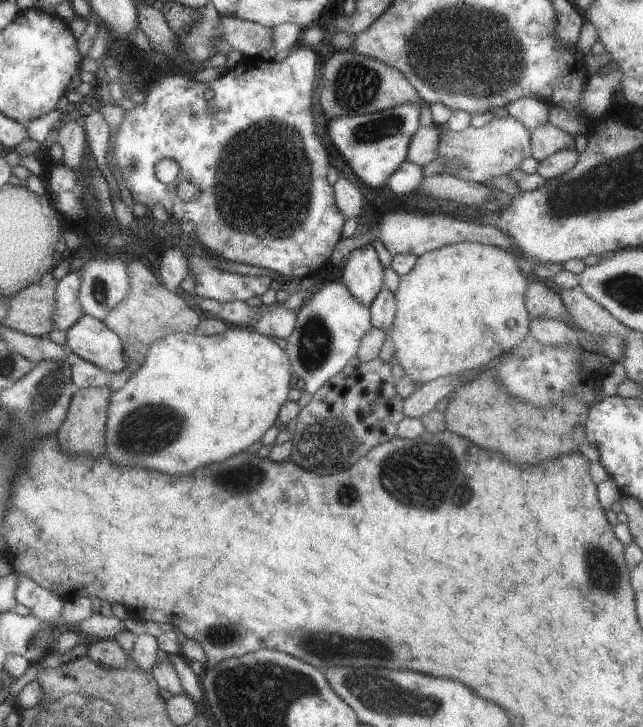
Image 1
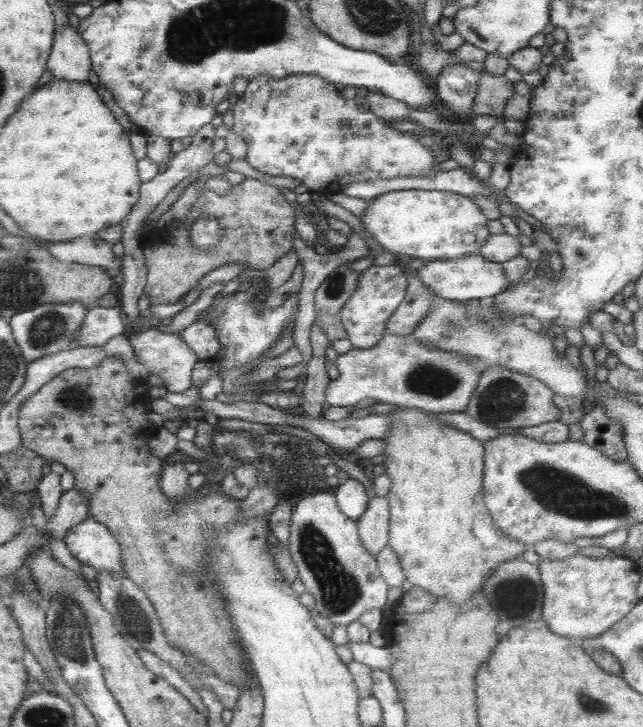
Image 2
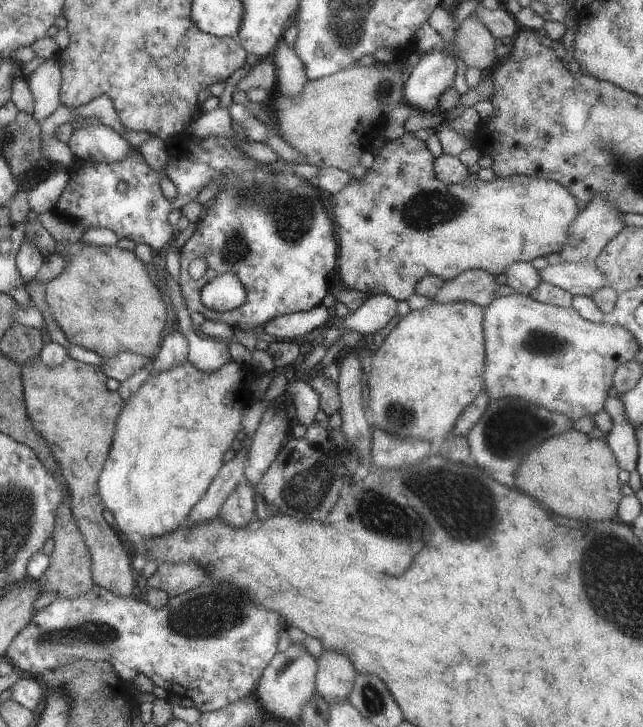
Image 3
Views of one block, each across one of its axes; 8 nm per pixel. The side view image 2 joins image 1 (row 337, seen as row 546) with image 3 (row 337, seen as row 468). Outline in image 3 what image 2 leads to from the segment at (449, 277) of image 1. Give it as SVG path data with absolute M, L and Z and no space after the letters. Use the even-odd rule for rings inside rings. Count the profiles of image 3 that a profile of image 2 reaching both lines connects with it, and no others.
M451 301L448 303L427 303L423 308L409 311L401 317L390 332L383 338L375 354L370 355L370 368L366 384L369 389L368 407L374 418L373 425L379 430L401 437L415 437L429 442L435 436L449 435L452 424L460 412L483 390L482 372L485 362L484 344L482 337L482 316L484 307L467 302Z

